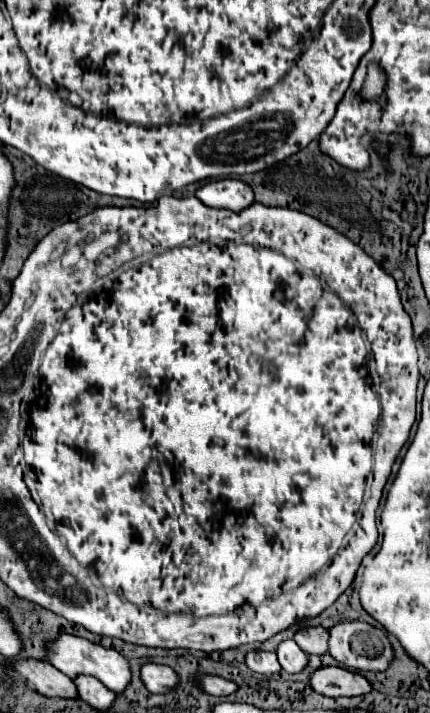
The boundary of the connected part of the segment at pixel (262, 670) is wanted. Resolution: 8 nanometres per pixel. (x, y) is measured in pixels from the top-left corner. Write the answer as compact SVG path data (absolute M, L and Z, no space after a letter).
M248 652L246 654L246 664L250 670L258 672L258 674L264 674L264 676L272 676L276 672L280 672L280 662L276 658L274 652Z

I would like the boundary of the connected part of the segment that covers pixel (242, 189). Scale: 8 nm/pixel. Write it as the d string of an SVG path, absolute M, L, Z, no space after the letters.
M224 178L224 180L206 182L202 188L196 190L196 198L208 204L210 208L228 208L240 212L254 202L254 192L242 180Z

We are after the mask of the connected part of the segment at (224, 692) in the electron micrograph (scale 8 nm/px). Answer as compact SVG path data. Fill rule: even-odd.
M200 676L196 680L204 692L212 694L212 696L228 696L228 694L234 694L238 690L238 686L226 678L218 678L218 676Z

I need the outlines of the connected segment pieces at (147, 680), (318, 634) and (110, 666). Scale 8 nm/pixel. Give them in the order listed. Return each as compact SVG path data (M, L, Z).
M144 664L142 666L142 682L152 694L168 694L178 686L178 674L170 666L162 664Z
M324 626L300 628L294 636L298 646L306 654L326 654L328 652L328 638L330 638L330 630Z
M62 634L58 640L46 644L48 648L48 658L50 664L54 668L58 668L60 672L64 672L68 678L78 678L78 676L94 676L98 678L106 688L110 688L112 692L124 692L132 680L132 672L130 672L130 664L128 660L118 654L116 650L106 650L104 646L96 646L94 642L84 642L84 638L72 638L68 634Z

